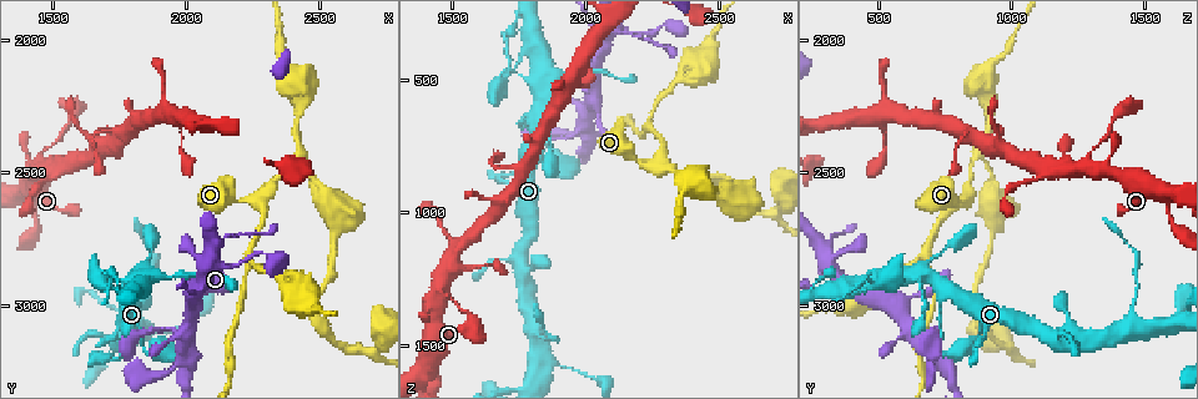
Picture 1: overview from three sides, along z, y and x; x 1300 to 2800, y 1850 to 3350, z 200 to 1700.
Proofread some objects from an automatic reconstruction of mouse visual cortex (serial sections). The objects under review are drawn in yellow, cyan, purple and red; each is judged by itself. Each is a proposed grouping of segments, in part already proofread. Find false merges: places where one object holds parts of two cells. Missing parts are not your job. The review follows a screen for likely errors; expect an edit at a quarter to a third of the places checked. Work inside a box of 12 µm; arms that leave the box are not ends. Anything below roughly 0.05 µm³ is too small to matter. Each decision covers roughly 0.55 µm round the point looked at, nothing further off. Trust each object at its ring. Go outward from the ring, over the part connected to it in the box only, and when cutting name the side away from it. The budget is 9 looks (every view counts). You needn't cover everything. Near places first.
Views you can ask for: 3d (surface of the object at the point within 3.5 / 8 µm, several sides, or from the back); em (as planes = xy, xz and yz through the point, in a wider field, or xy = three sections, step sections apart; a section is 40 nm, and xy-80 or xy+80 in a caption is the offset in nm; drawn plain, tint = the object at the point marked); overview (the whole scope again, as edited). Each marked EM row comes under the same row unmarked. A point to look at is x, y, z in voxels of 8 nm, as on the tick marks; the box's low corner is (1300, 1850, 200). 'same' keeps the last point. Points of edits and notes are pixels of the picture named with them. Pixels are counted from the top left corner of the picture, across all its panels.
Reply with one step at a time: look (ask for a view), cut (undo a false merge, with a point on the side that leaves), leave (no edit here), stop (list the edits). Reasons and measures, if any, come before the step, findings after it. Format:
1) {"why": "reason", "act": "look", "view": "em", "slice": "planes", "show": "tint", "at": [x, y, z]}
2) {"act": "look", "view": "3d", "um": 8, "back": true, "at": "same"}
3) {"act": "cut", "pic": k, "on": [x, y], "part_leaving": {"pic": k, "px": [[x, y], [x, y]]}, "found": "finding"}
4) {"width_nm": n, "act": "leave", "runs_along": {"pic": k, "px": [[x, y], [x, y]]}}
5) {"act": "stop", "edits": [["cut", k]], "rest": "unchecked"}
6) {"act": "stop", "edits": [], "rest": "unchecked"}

{"act": "look", "view": "3d", "um": 3.5, "at": [1840, 2840, 680]}

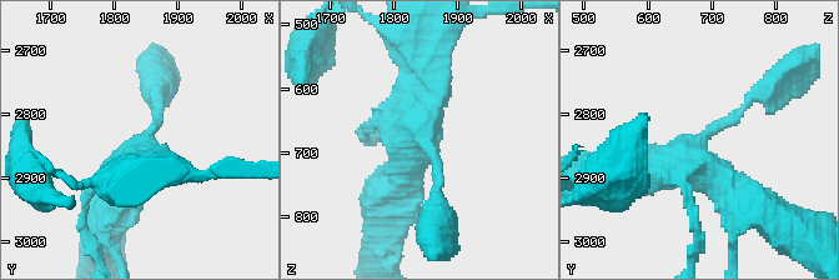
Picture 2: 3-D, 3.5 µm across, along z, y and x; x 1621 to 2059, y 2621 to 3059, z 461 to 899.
{"arms": 4, "arm_widths_nm": [150, 150, 450, 450], "act": "look", "view": "em", "slice": "xy", "step": 2, "show": "tint", "at": [1850, 2840, 680]}

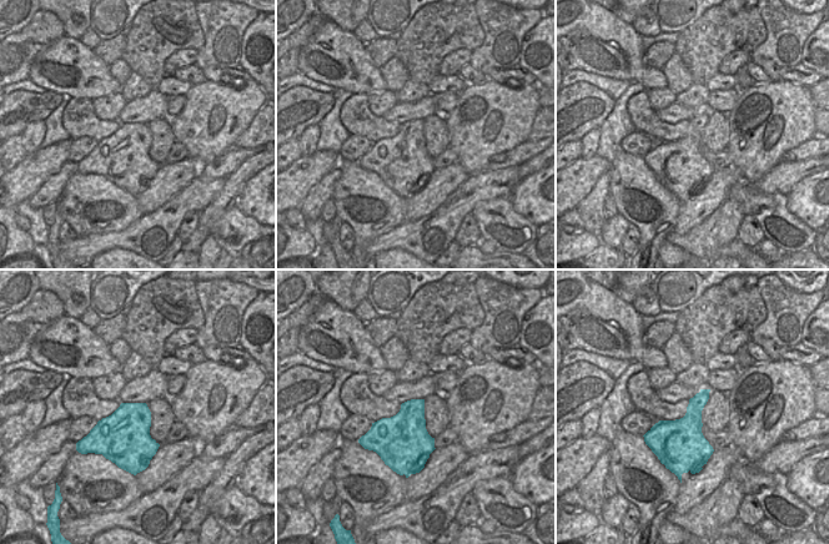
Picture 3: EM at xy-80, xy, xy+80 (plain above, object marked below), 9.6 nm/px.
{"act": "leave", "runs_along": {"pic": 2, "px": [[752, 203], [691, 160], [608, 176]]}, "found": "continuous, no second cell"}

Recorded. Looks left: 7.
{"why": "thin neck", "act": "look", "view": "3d", "um": 8, "at": [2240, 2800, 680]}

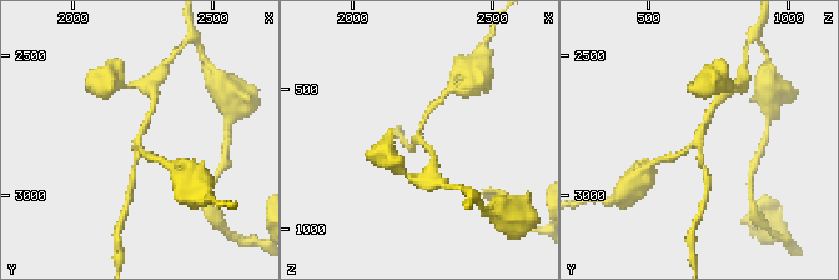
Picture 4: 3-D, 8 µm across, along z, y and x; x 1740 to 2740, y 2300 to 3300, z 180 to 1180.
{"why": "zoom in", "act": "look", "view": "3d", "um": 3.5, "at": [2240, 2800, 670]}

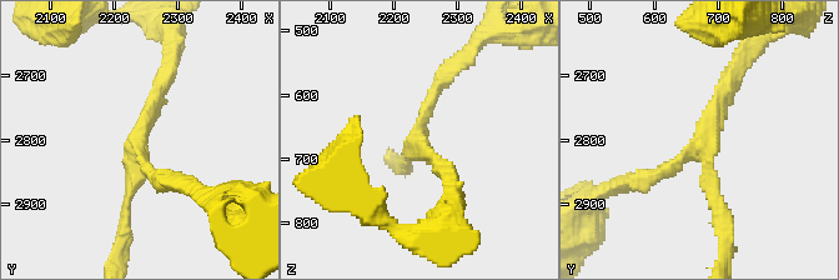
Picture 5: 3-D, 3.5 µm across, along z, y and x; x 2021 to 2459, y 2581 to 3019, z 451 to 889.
{"arms": 3, "arm_widths_nm": [150, 150, 200], "why": "shape alone is not enough", "act": "look", "view": "em", "slice": "planes", "show": "tint", "at": [2240, 2800, 670]}

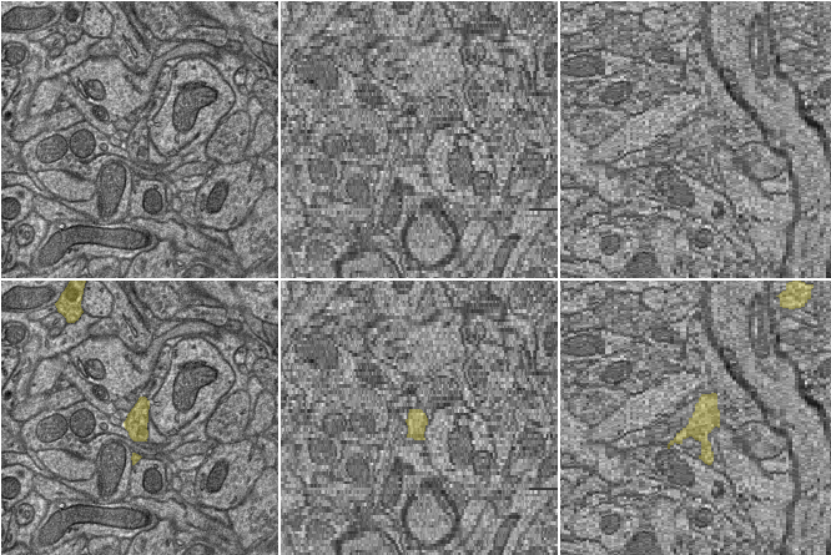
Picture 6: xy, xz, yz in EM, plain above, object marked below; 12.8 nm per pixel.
{"act": "leave", "runs_along": {"pic": 5, "px": [[732, 71], [701, 140], [639, 183]]}, "found": "continuous, no second cell"}

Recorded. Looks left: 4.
{"why": "sudden change in width", "act": "look", "view": "3d", "um": 3.5, "at": [2480, 3010, 370]}

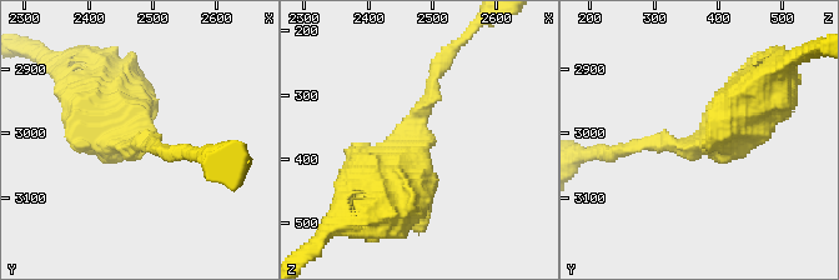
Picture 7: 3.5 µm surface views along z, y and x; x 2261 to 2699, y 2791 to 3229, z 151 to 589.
{"arm_widths_nm": [150, 700], "why": "now the EM", "act": "look", "view": "em", "slice": "xy", "step": 5, "show": "tint", "at": [2470, 3020, 375]}

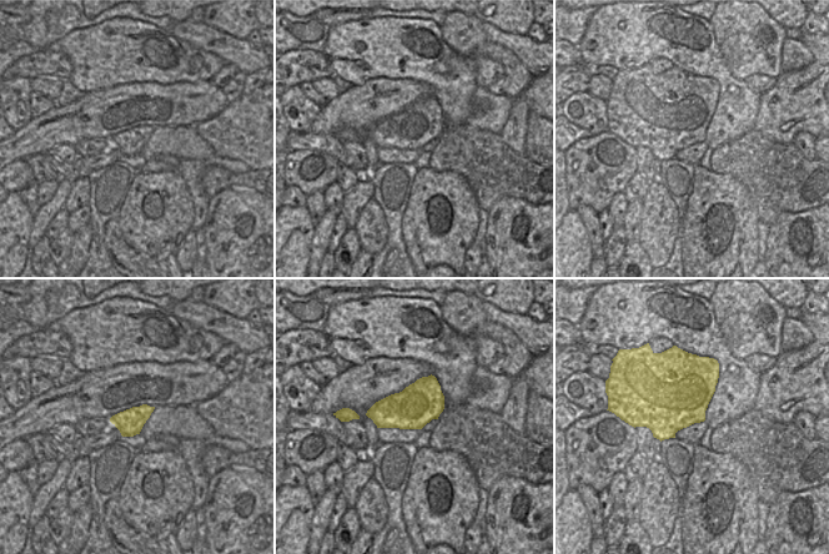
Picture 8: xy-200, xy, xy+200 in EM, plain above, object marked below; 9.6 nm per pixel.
{"act": "leave", "runs_along": {"pic": 7, "px": [[372, 201], [411, 154], [437, 70]]}, "found": "one cell here"}

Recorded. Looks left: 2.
{"act": "look", "view": "3d", "um": 8, "at": [2410, 2440, 880]}

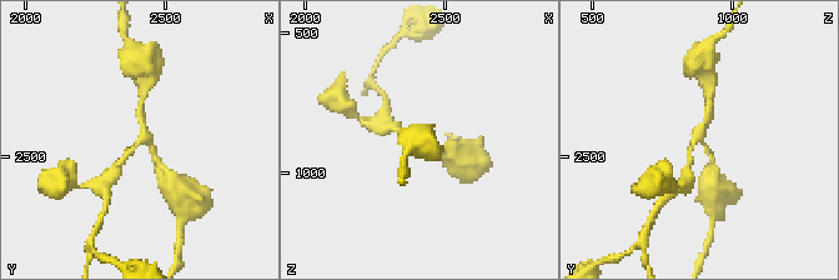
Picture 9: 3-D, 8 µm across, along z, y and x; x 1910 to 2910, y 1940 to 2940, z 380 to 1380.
{"arms": 3, "arm_widths_nm": [150, 150, 200], "why": "need the tissue", "act": "look", "view": "em", "slice": "xy", "step": 3, "show": "tint", "at": [2420, 2430, 870]}

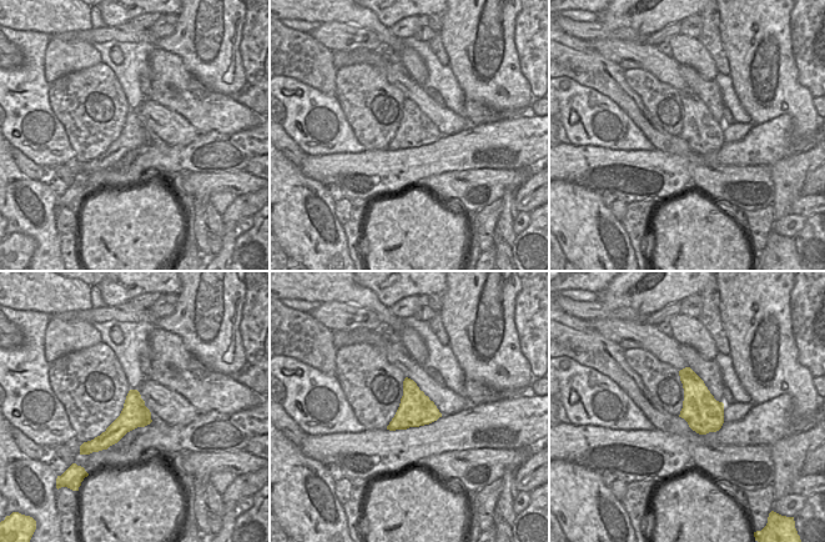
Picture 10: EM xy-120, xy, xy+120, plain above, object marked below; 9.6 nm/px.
{"act": "leave", "runs_along": {"pic": 10, "px": [[134, 392], [134, 412], [90, 445]]}, "found": "continuous, no second cell"}

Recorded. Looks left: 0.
{"act": "stop", "edits": [], "rest": "unchecked"}

